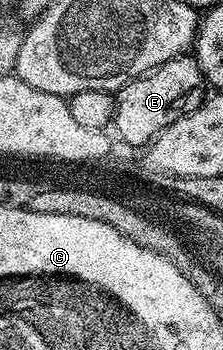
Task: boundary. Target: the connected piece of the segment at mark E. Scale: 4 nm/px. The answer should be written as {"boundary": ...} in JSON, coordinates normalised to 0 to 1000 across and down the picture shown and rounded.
{"boundary":[[[834,151],[713,186],[659,214],[587,229],[565,249],[520,263],[516,274],[520,383],[538,389],[543,406],[583,423],[646,423],[686,406],[713,377],[749,369],[749,357],[892,311],[892,300],[928,280],[928,234],[870,160]]]}

